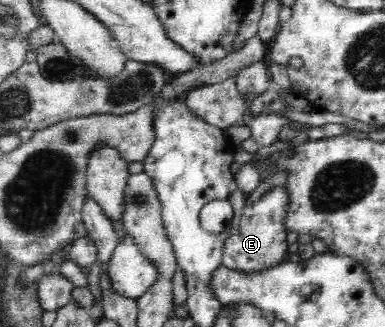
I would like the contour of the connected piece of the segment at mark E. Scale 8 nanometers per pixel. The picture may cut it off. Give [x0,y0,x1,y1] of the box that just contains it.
[222,187,288,272]

